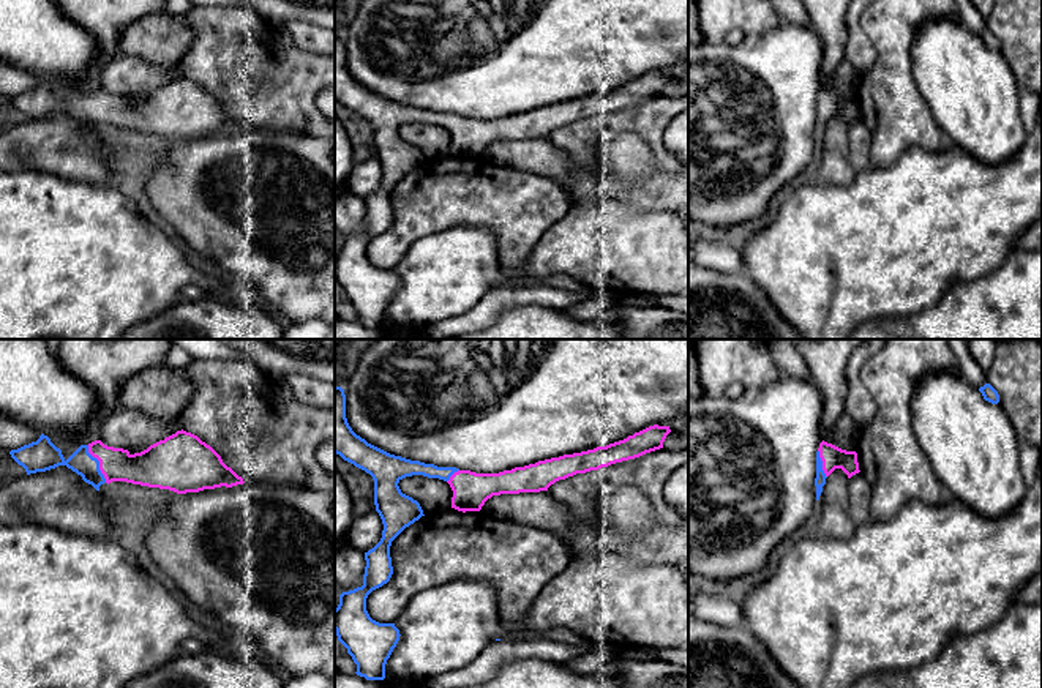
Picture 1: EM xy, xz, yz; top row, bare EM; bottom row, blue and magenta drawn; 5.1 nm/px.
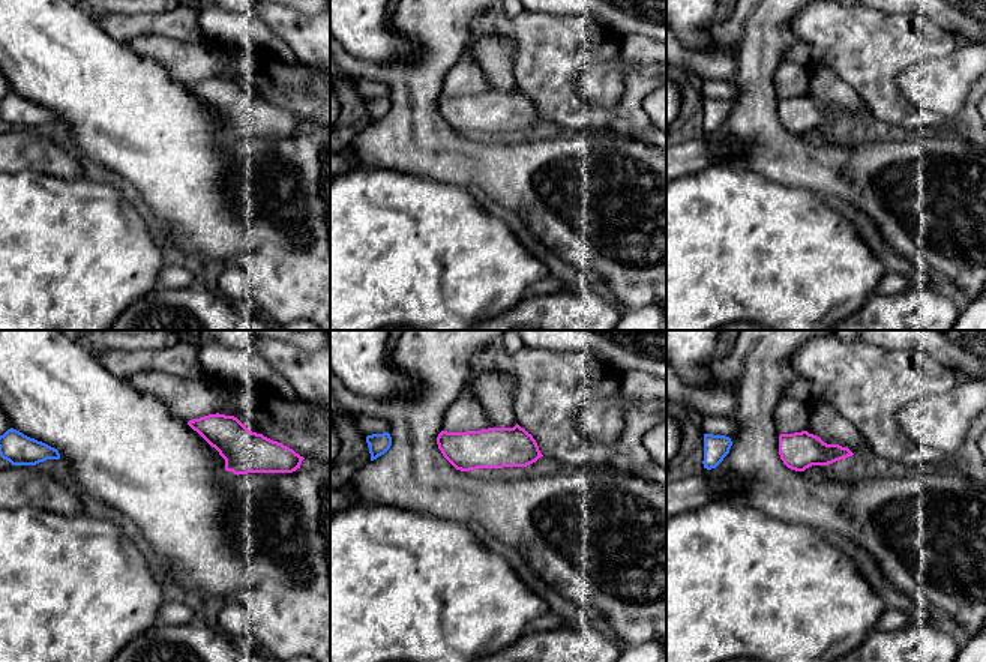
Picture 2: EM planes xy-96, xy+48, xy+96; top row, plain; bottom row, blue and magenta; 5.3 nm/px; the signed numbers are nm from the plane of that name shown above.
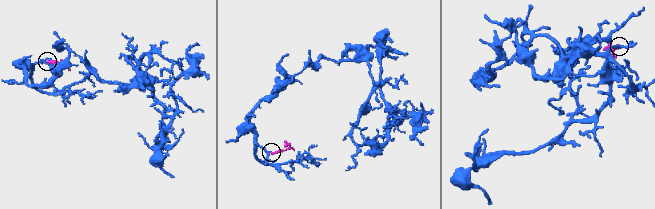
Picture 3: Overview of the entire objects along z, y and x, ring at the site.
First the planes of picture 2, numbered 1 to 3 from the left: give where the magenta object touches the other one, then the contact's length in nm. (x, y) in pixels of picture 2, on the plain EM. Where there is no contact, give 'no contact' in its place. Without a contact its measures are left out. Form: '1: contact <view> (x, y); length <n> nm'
1: no contact
2: no contact
3: no contact

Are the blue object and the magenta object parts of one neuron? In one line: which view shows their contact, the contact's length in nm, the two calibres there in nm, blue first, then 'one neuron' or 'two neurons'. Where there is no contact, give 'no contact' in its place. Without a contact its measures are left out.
xy | 220 nm | 120/180 nm | one neuron

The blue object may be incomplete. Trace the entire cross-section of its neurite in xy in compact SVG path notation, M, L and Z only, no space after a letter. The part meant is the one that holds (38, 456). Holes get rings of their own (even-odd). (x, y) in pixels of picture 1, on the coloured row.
M183 429L134 454L95 440L81 445L65 459L62 450L44 434L36 442L11 450L9 454L27 475L66 466L96 491L112 481L169 489L177 494L245 483L210 445Z

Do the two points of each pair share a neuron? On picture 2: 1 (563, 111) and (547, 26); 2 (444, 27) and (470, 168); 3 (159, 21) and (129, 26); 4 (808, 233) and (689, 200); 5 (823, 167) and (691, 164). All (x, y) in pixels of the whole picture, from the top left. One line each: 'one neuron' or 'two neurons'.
1: one neuron
2: one neuron
3: one neuron
4: one neuron
5: two neurons

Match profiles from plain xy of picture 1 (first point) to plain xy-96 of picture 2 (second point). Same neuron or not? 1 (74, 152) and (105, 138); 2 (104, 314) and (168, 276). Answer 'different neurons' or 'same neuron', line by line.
1: different neurons
2: different neurons

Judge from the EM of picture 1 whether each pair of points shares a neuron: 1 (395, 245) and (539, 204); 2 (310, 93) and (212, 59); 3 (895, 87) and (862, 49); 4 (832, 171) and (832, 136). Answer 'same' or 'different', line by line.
1: same
2: same
3: different
4: same

